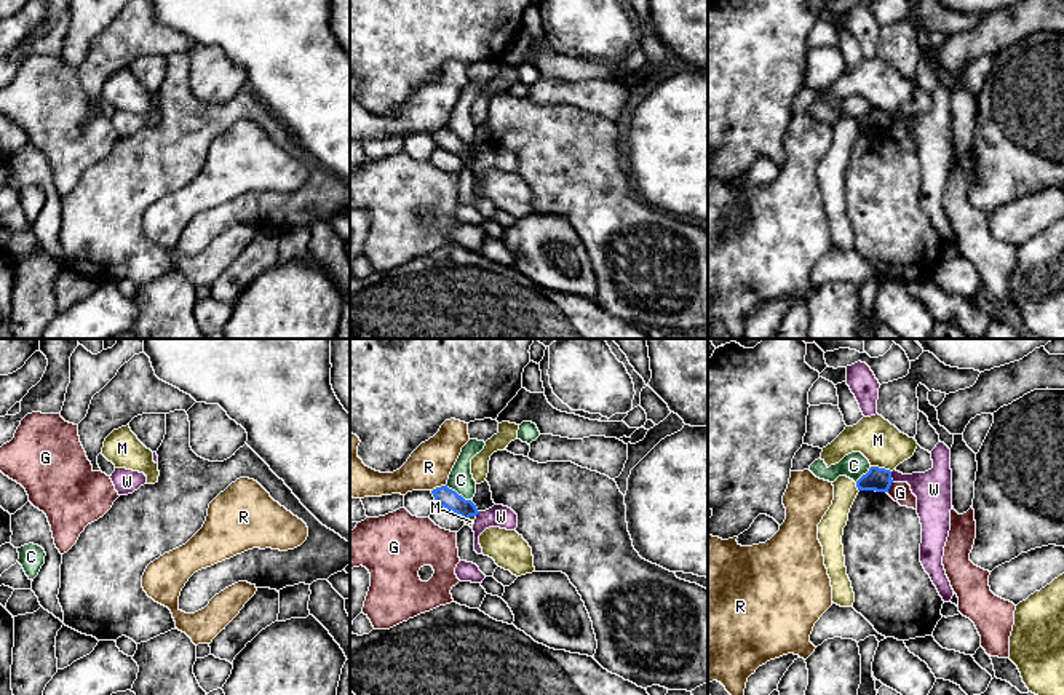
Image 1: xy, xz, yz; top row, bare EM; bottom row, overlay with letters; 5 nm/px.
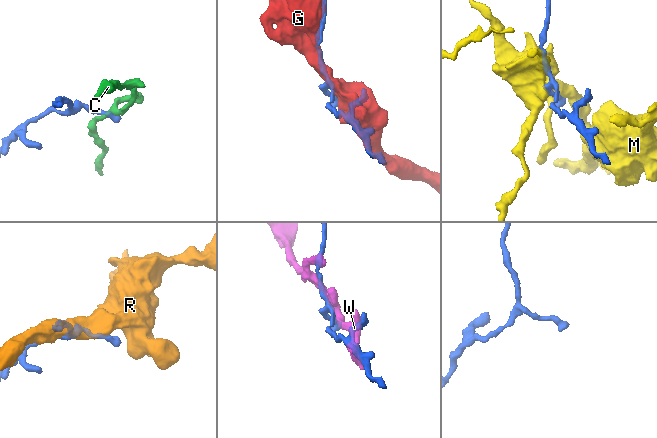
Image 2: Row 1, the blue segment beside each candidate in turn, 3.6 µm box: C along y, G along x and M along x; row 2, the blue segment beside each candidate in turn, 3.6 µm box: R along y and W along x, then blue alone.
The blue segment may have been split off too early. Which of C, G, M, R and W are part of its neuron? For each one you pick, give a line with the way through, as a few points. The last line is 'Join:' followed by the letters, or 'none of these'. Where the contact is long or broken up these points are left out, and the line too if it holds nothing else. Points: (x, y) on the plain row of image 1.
Join: none of these

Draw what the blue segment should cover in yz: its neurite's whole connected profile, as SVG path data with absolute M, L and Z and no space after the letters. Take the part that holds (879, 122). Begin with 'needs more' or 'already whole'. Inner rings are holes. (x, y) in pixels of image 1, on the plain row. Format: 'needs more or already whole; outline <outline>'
already whole; outline M871 109L869 113L856 123L856 129L858 133L888 134L891 125L890 112Z

